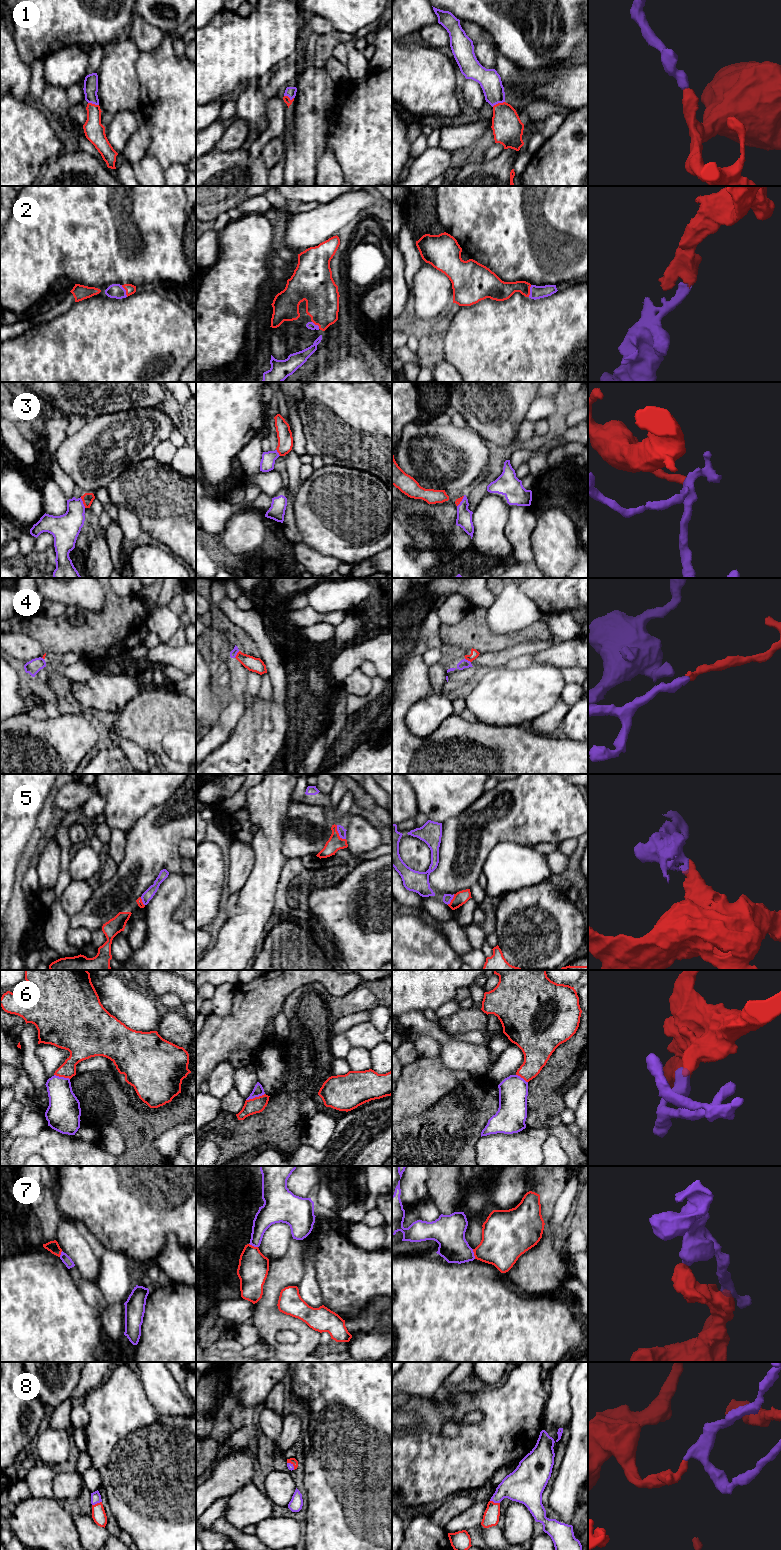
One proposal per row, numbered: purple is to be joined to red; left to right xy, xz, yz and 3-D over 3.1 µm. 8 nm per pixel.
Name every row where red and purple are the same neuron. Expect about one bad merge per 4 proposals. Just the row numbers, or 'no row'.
1, 2, 3, 4, 5, 8

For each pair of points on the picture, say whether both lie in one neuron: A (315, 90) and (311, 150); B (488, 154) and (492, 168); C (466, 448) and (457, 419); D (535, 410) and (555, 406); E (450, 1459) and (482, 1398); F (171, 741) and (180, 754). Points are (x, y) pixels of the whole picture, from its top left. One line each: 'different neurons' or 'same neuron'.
A: same neuron
B: different neurons
C: different neurons
D: same neuron
E: same neuron
F: same neuron

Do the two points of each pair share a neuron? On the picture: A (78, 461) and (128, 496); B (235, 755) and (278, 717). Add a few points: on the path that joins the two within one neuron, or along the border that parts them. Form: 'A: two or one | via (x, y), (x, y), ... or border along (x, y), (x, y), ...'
A: two | border along (127, 467), (106, 488)
B: one | via (246, 750), (267, 728)

